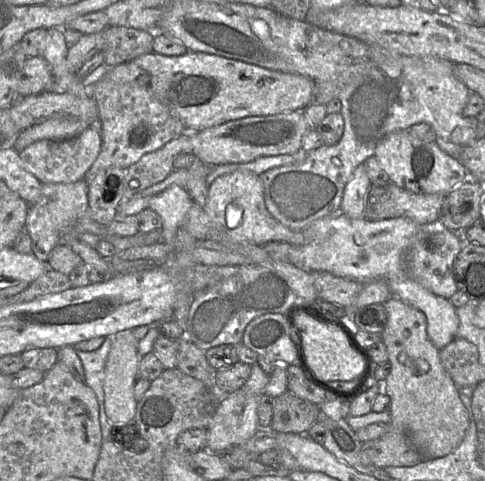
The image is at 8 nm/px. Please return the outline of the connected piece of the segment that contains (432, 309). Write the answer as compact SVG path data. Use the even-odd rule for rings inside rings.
M341 212L337 216L316 220L302 230L310 241L292 250L289 261L310 273L325 271L361 284L374 280L385 281L391 291L391 298L399 299L425 314L428 338L441 350L456 338L459 327L456 308L449 299L435 295L419 285L404 267L405 254L421 227L405 217L371 221L366 218L353 219Z

